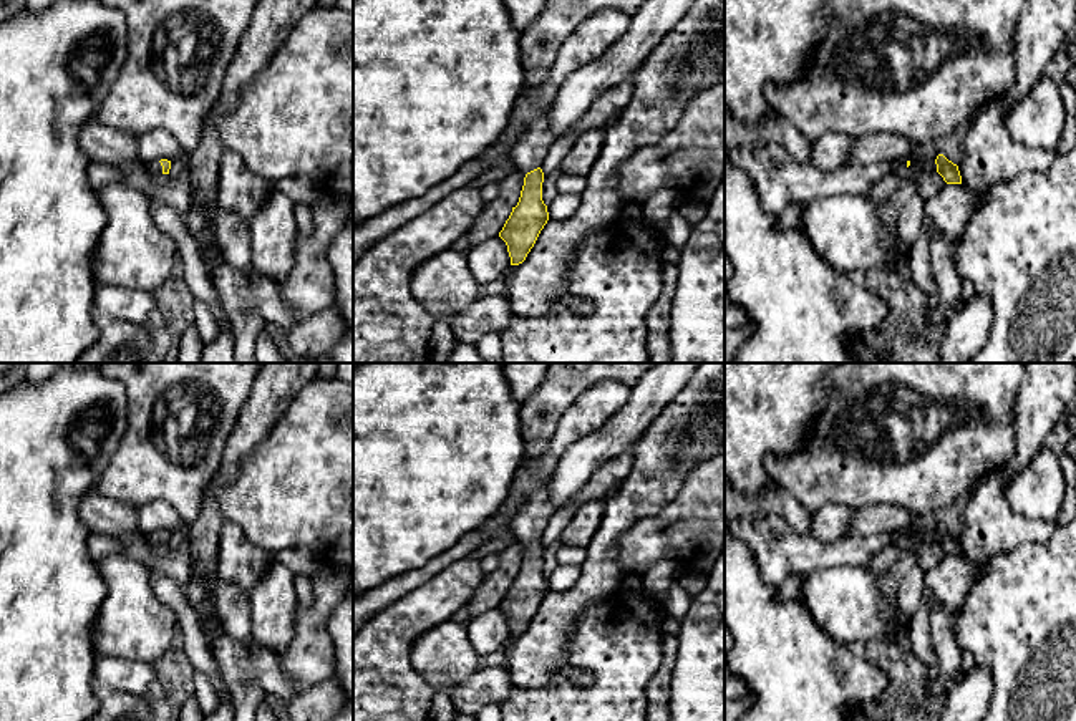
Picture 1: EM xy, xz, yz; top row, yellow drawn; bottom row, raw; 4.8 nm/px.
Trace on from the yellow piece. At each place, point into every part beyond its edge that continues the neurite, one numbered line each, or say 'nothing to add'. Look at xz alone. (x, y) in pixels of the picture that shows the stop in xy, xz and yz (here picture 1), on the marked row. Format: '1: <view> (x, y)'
1: xz (529, 151)

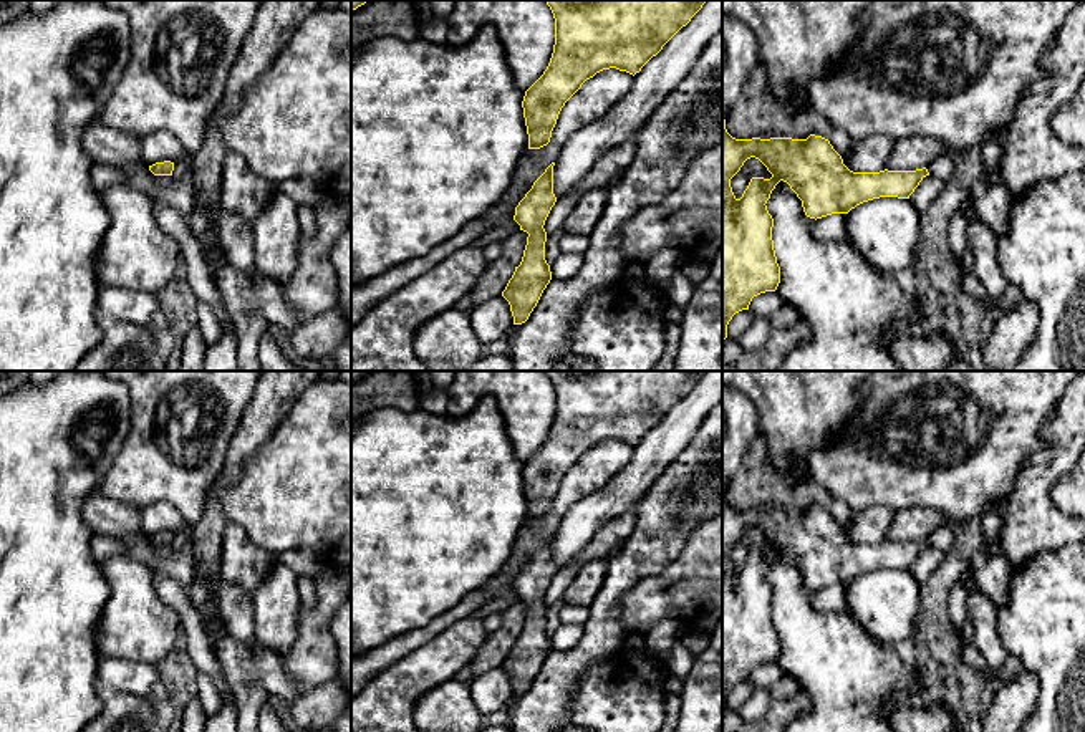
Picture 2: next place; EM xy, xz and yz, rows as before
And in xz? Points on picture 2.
nothing to add

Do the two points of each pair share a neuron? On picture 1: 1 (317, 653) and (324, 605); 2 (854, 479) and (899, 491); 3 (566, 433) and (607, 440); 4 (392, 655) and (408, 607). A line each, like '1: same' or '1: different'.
1: same
2: same
3: different
4: same

